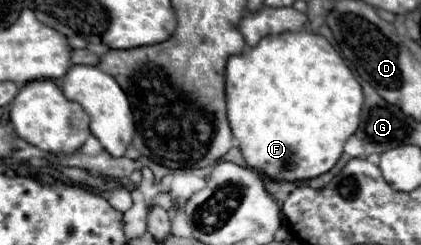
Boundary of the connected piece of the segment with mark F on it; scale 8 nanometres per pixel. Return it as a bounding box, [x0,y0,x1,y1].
[225,31,363,183]

